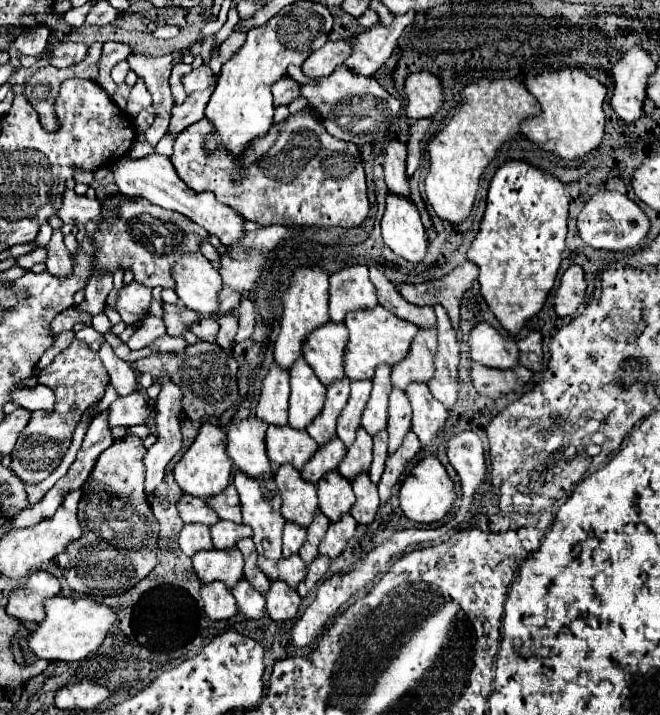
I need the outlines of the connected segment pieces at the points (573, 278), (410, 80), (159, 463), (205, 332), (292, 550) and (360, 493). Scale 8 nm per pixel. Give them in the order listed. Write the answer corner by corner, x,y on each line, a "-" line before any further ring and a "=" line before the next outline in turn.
573,264
561,276
561,286
555,292
555,310
559,316
573,316
579,312
587,296
585,272
581,266
=
417,72
407,76
407,116
409,118
431,118
445,104
443,80
431,72
=
167,378
161,382
161,392
155,404
155,426
157,426
157,444
153,444
145,456
145,490
153,494
165,482
165,468
173,456
181,450
181,432
179,432
179,414
181,414
181,390
=
203,318
191,326
191,332
203,342
215,342
217,330
219,330
219,324
213,318
=
287,522
285,528
283,528
283,558
289,558
289,556
297,554
299,548
305,544
305,538
307,538
305,530
=
367,472
359,474
353,480
353,492
357,496
357,502
353,504
351,516
359,524
371,524
379,510
379,496
377,496
377,486
373,482
369,482

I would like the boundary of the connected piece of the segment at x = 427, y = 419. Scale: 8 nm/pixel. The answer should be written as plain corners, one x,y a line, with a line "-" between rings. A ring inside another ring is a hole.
411,384
405,394
409,396
413,408
413,432
419,436
421,446
427,448
441,434
447,420
447,410
431,396
425,384

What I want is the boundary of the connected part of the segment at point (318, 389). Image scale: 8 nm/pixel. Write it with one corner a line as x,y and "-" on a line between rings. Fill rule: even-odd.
305,360
291,368
291,398
289,398
289,426
307,430
309,422
321,414
325,404
325,386
317,380

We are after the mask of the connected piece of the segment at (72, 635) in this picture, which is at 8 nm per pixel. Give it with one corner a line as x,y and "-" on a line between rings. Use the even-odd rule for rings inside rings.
53,596
45,600
45,622
29,636
29,648
43,660
81,660
101,648
103,640
117,622
117,612
91,598

